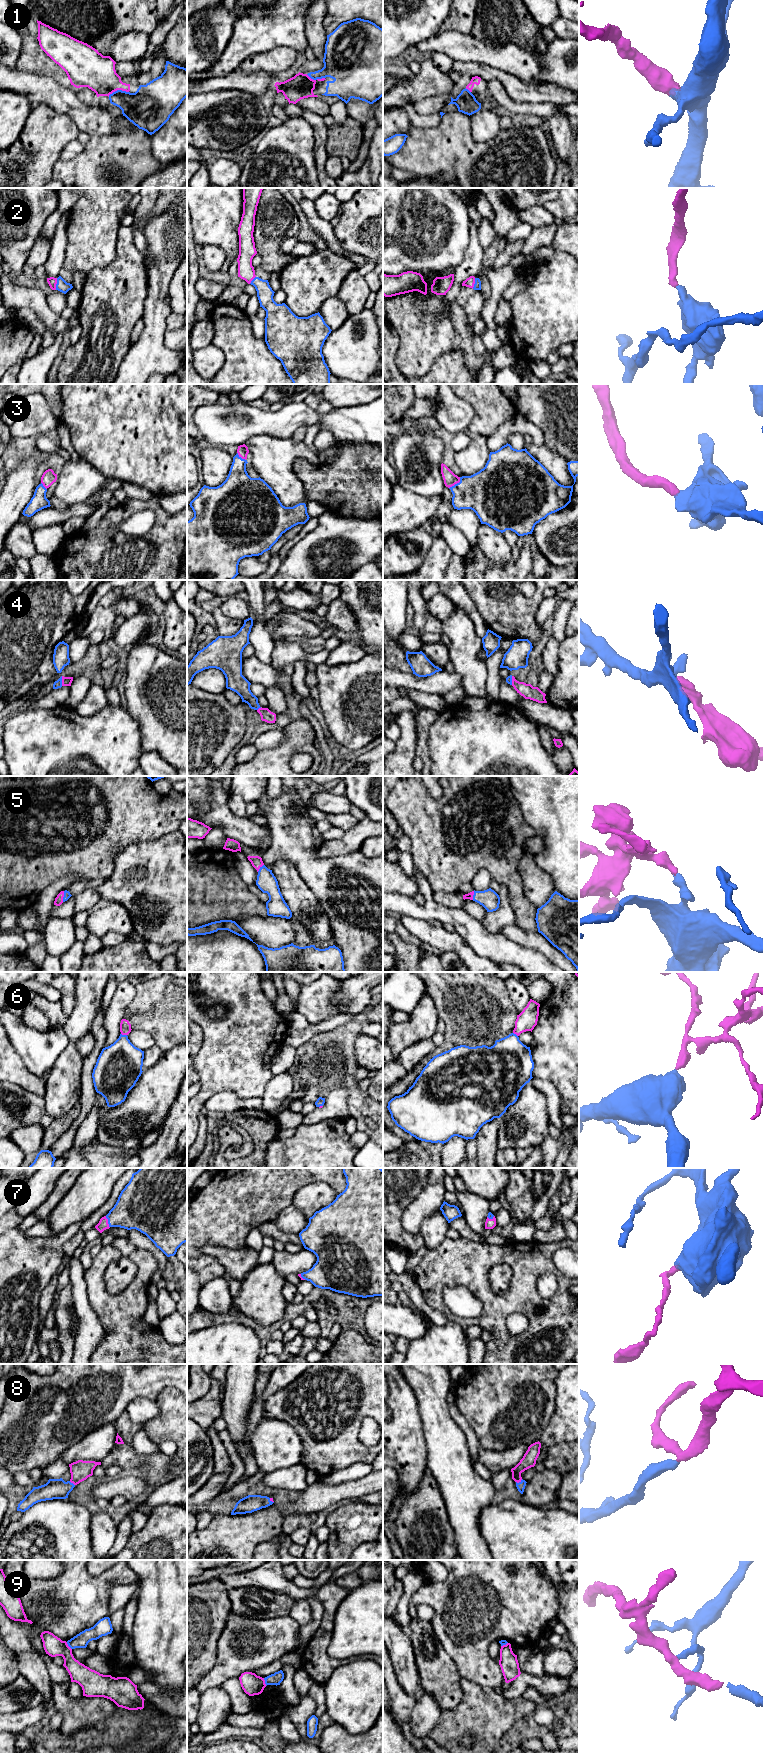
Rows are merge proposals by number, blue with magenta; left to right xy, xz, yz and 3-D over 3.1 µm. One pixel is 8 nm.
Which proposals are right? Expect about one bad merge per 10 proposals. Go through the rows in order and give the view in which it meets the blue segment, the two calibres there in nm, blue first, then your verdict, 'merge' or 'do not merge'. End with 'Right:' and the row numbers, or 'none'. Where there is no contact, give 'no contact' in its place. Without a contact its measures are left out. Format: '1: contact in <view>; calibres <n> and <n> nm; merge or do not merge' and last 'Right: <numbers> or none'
1: contact in xy; calibres 300 and 280 nm; merge
2: contact in xy; calibres 90 and 70 nm; merge
3: contact in yz; calibres 360 and 110 nm; merge
4: contact in xy; calibres 70 and 80 nm; merge
5: contact in xy; calibres 60 and 70 nm; merge
6: contact in xy; calibres 360 and 100 nm; merge
7: contact in xy; calibres 320 and 80 nm; merge
8: contact in yz; calibres 70 and 110 nm; merge
9: contact in xz; calibres 100 and 160 nm; merge
Right: 1, 2, 3, 4, 5, 6, 7, 8, 9

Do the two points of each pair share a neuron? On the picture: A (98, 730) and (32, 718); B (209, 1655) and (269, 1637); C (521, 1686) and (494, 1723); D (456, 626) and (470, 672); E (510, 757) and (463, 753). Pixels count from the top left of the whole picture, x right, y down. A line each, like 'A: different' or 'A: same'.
A: same
B: different
C: different
D: same
E: same

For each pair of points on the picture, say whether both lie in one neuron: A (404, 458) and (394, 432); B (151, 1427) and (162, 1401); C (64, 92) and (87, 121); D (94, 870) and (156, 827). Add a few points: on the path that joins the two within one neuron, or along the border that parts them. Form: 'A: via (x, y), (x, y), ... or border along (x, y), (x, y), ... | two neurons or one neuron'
A: border along (412, 426), (396, 438) | two neurons
B: via (157, 1421), (162, 1416), (162, 1407) | one neuron
C: via (66, 99), (81, 114) | one neuron
D: via (103, 853), (129, 827), (139, 827) | one neuron

